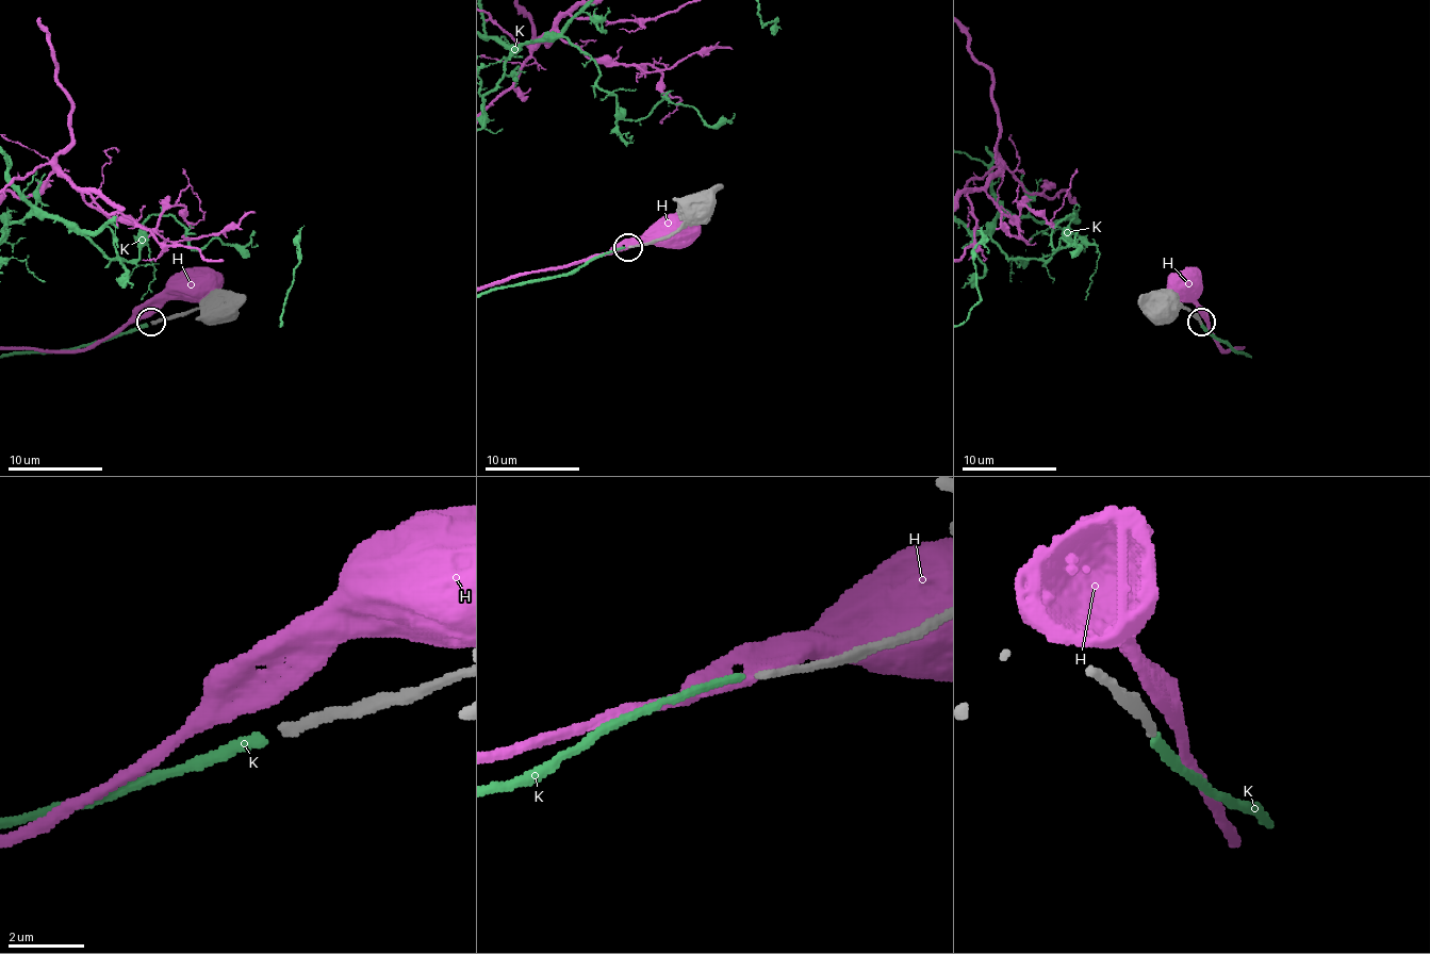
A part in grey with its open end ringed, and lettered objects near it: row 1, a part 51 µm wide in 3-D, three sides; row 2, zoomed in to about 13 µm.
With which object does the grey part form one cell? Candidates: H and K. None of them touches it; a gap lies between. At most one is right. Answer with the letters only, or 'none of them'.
K

